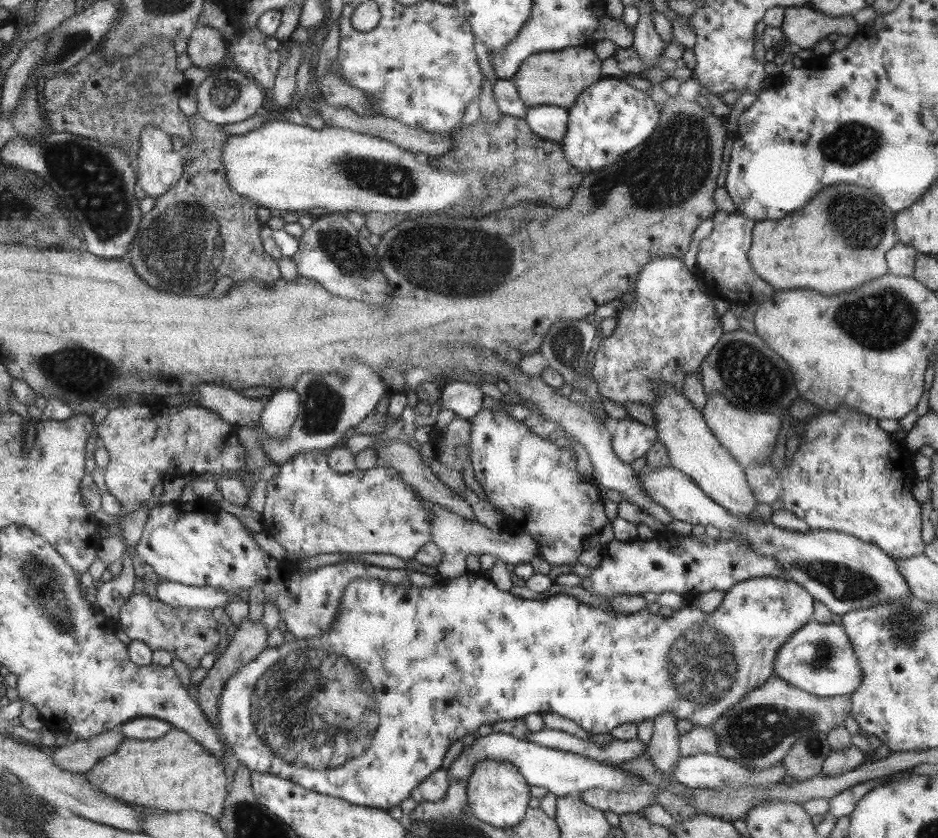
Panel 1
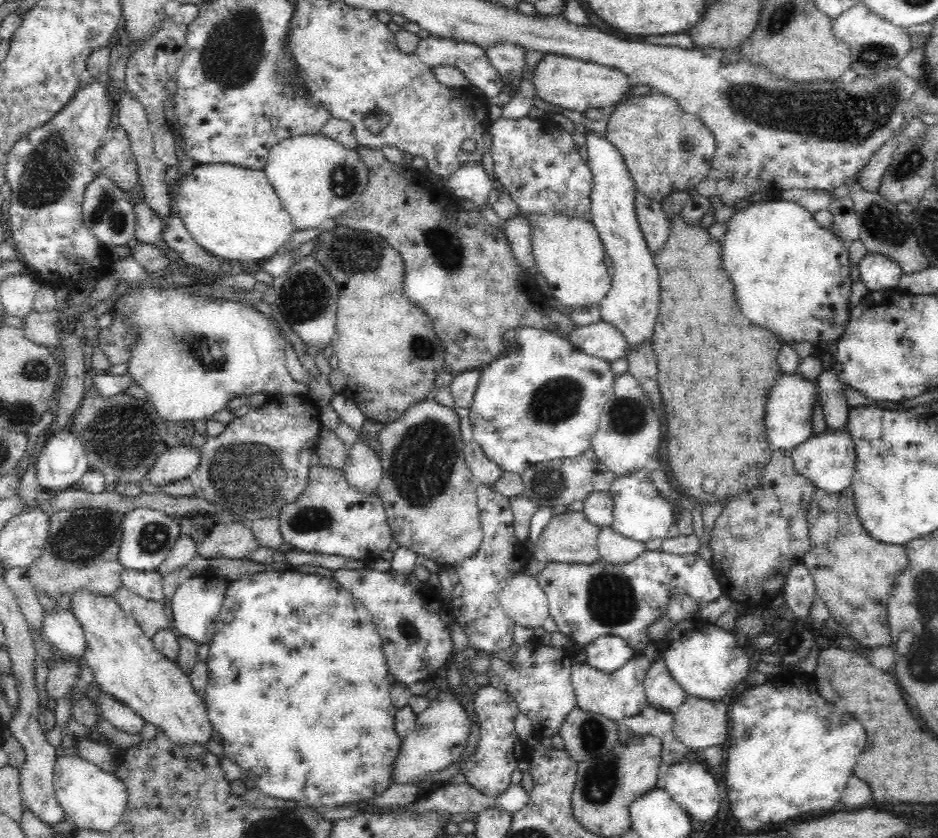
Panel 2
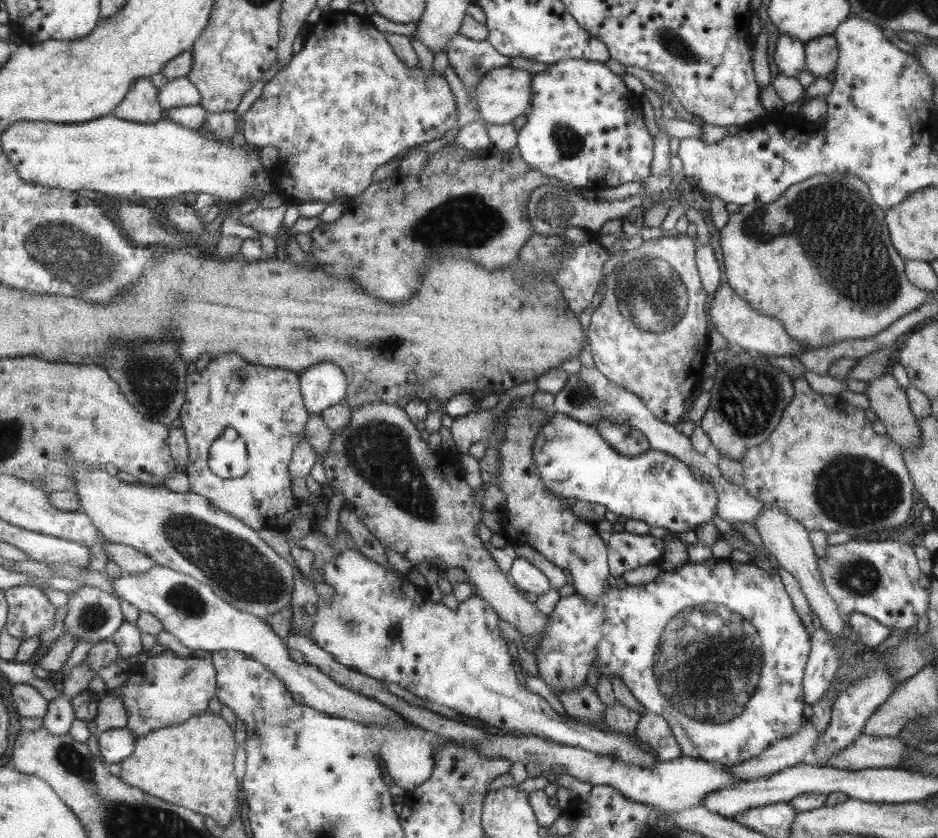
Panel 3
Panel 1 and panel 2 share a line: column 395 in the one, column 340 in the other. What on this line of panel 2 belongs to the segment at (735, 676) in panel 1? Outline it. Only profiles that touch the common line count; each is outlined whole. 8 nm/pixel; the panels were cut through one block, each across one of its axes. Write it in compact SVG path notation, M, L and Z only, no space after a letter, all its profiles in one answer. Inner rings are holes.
M262 570L258 574L252 574L237 581L231 581L225 584L225 599L221 606L217 621L216 632L212 634L212 638L209 640L210 654L208 654L208 661L205 663L208 668L208 686L206 686L206 695L203 700L206 710L208 710L208 717L212 724L213 731L220 734L218 740L222 740L222 748L224 749L225 756L231 758L241 767L245 776L249 776L256 782L256 787L262 791L262 794L281 801L298 801L300 805L306 805L314 809L320 808L320 806L349 806L354 807L355 804L362 801L368 801L370 799L380 796L386 791L394 781L394 775L392 769L394 768L396 756L400 752L400 746L402 740L396 733L396 706L392 704L392 694L389 694L392 684L392 674L388 673L388 665L386 665L386 658L384 656L384 648L378 634L376 625L373 623L372 615L367 611L367 608L356 598L354 595L344 587L342 587L333 577L322 577L316 573L298 573L295 570Z

